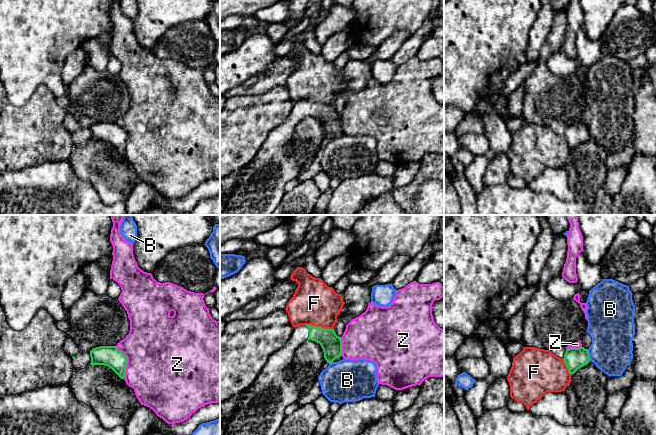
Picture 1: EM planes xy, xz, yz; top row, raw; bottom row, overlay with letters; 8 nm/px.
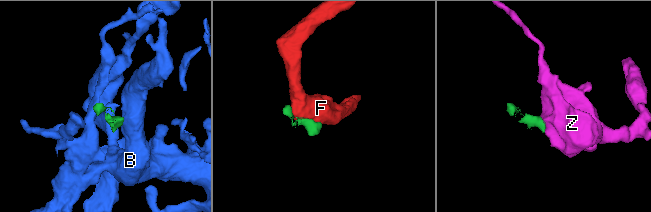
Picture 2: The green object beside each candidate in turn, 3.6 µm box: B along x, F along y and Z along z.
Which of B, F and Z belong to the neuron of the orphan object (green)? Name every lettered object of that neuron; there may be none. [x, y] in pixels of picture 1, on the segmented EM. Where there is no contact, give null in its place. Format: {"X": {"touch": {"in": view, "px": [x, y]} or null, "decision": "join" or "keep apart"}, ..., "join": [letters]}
{"B": {"touch": {"in": "yz", "px": [588, 355]}, "decision": "keep apart"}, "F": {"touch": {"in": "xz", "px": [319, 327]}, "decision": "keep apart"}, "Z": {"touch": {"in": "xy", "px": [126, 362]}, "decision": "keep apart"}, "join": []}

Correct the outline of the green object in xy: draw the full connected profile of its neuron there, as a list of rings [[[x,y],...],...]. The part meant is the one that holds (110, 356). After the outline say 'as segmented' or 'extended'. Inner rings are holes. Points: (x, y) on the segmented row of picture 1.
[[[100,346],[90,351],[91,363],[84,369],[74,369],[73,376],[67,383],[78,401],[90,406],[106,429],[125,426],[141,405],[134,389],[129,387],[124,378],[127,357],[116,346]]]; extended

